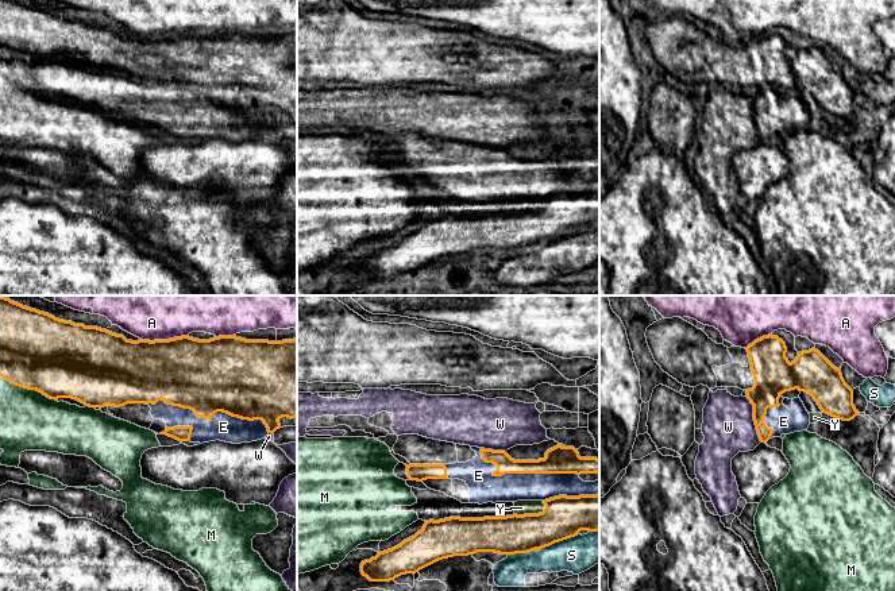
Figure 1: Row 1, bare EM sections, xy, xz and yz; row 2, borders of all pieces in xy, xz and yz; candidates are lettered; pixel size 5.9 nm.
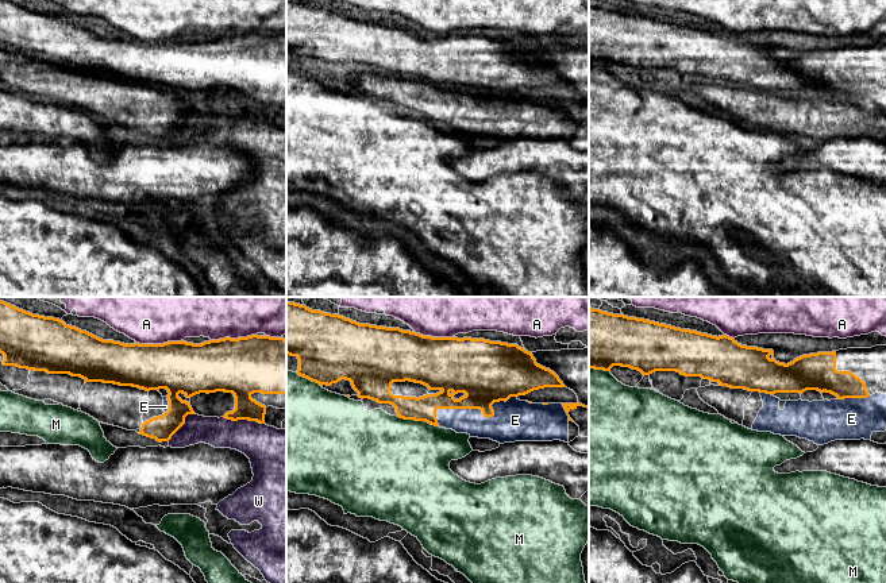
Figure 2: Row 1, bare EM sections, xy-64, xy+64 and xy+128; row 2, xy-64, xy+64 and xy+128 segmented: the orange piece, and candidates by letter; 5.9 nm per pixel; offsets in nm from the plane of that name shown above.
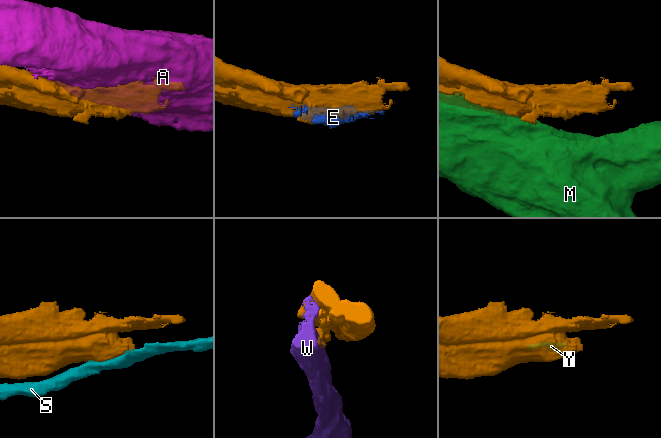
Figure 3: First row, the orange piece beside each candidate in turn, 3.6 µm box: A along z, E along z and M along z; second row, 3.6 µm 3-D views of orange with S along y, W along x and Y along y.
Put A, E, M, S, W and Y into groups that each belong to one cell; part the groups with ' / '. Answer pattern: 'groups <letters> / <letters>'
groups A / E W Y / M / S

